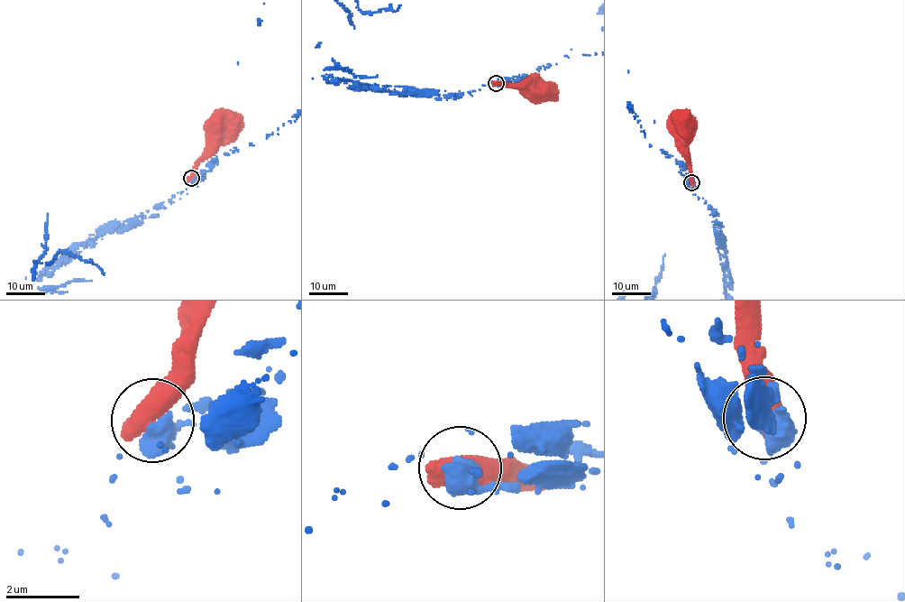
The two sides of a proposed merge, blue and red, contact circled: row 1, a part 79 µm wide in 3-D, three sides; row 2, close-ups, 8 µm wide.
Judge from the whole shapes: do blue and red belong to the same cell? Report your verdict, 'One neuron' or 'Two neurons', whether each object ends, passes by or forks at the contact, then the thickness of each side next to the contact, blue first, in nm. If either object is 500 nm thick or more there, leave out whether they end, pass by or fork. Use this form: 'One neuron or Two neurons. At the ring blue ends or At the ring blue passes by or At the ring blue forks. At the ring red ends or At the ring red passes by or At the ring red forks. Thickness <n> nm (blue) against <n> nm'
Two neurons. Thickness 700 nm (blue) against 750 nm

